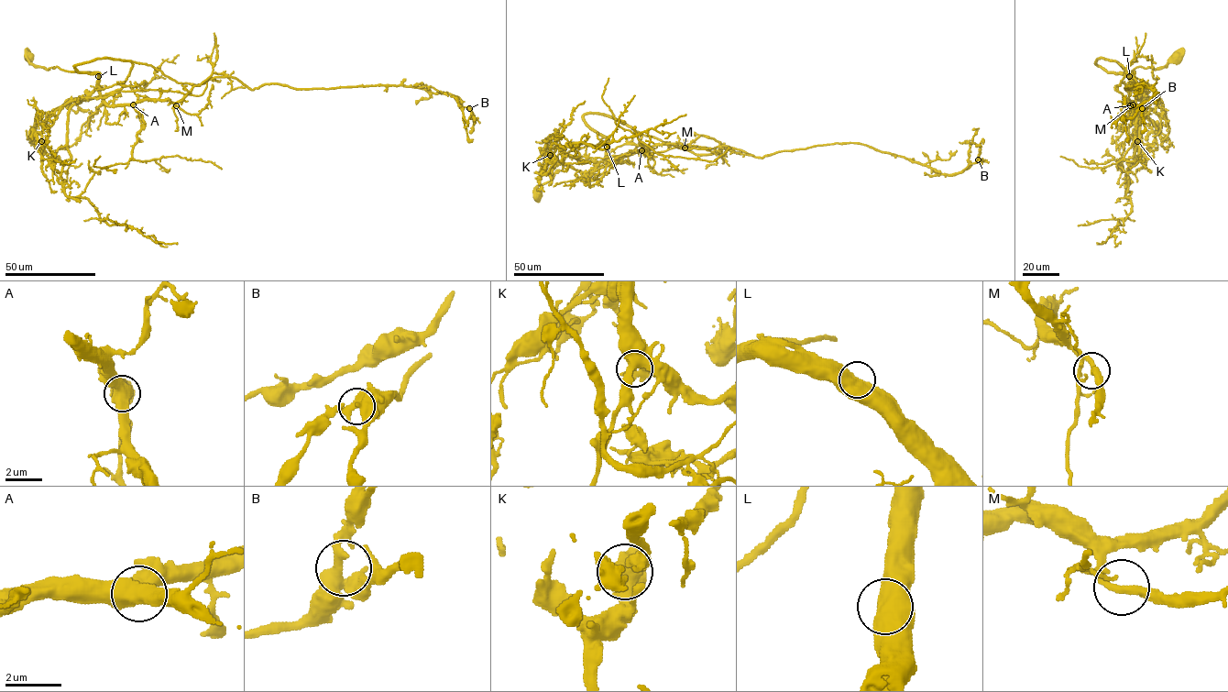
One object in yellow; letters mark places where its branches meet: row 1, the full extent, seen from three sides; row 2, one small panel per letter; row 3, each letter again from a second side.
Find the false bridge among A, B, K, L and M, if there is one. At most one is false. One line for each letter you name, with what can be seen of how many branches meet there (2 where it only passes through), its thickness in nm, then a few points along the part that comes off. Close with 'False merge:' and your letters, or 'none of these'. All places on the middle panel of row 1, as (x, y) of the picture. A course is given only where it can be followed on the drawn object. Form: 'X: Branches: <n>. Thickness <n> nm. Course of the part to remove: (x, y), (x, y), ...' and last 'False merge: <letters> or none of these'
False merge: none of these

